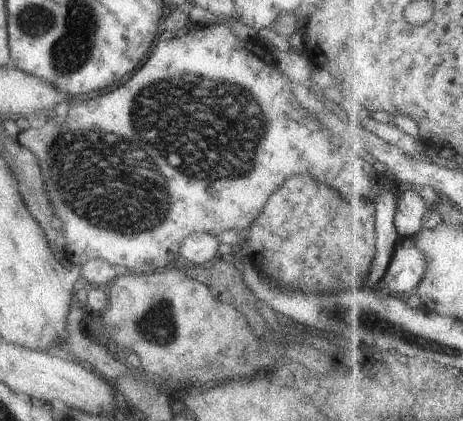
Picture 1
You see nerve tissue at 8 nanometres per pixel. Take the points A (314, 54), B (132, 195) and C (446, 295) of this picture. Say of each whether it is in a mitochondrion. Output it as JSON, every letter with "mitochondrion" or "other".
{"A":"other","B":"mitochondrion","C":"other"}

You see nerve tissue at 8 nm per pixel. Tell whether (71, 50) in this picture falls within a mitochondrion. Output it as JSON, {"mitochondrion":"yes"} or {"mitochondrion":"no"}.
{"mitochondrion":"yes"}

